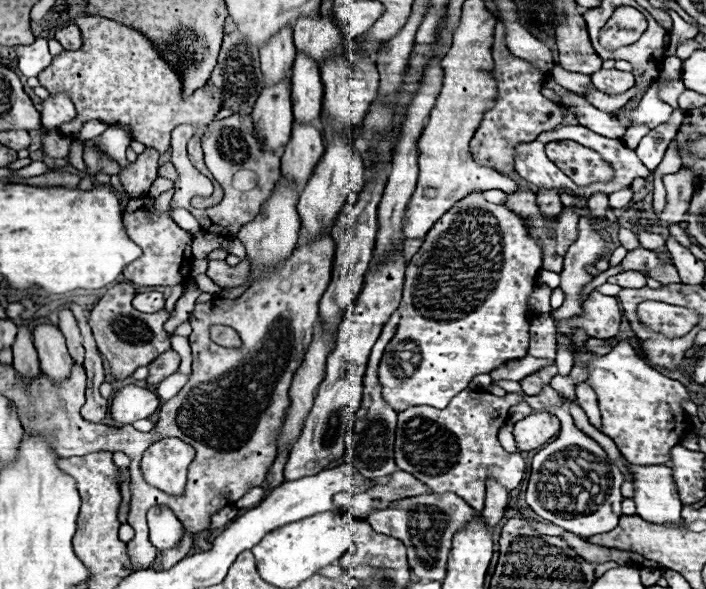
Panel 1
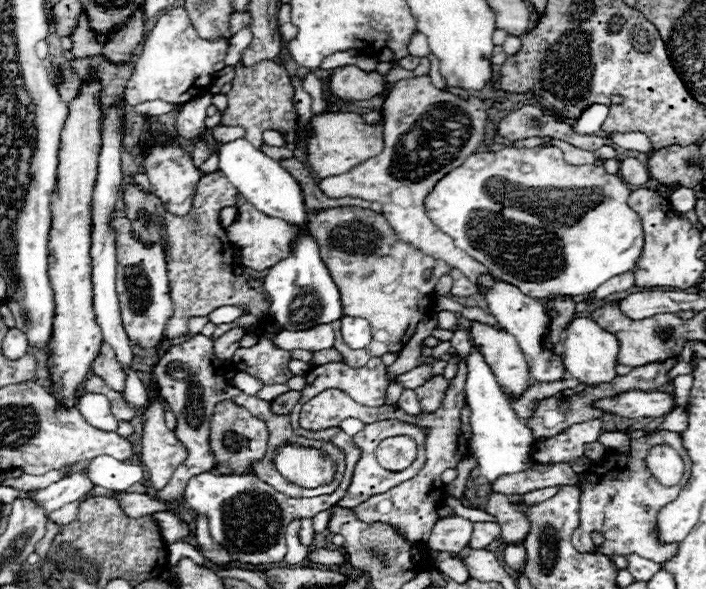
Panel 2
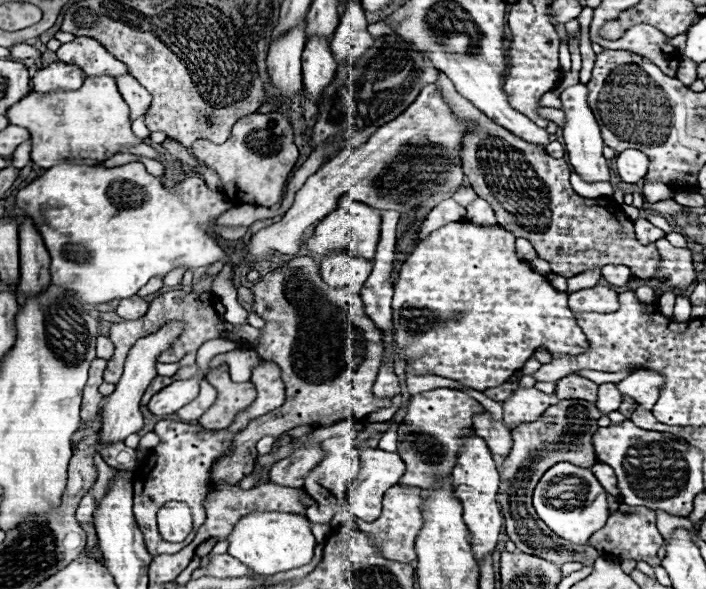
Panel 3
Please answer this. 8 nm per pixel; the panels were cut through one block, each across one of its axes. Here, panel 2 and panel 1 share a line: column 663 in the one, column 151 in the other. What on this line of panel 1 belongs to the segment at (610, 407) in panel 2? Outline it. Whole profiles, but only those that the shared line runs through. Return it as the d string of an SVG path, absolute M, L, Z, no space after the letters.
M126 386L112 398L112 418L120 424L134 424L136 420L150 418L160 406L160 398L140 386Z

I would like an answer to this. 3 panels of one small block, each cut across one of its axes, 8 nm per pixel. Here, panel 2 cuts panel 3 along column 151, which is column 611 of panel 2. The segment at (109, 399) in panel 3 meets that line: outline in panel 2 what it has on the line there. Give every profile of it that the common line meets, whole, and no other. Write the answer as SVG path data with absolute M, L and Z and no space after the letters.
M574 318L570 326L566 328L564 342L562 342L562 358L568 376L576 378L584 386L598 386L598 384L610 384L618 374L618 352L620 342L614 334L598 328L598 324L590 318Z

